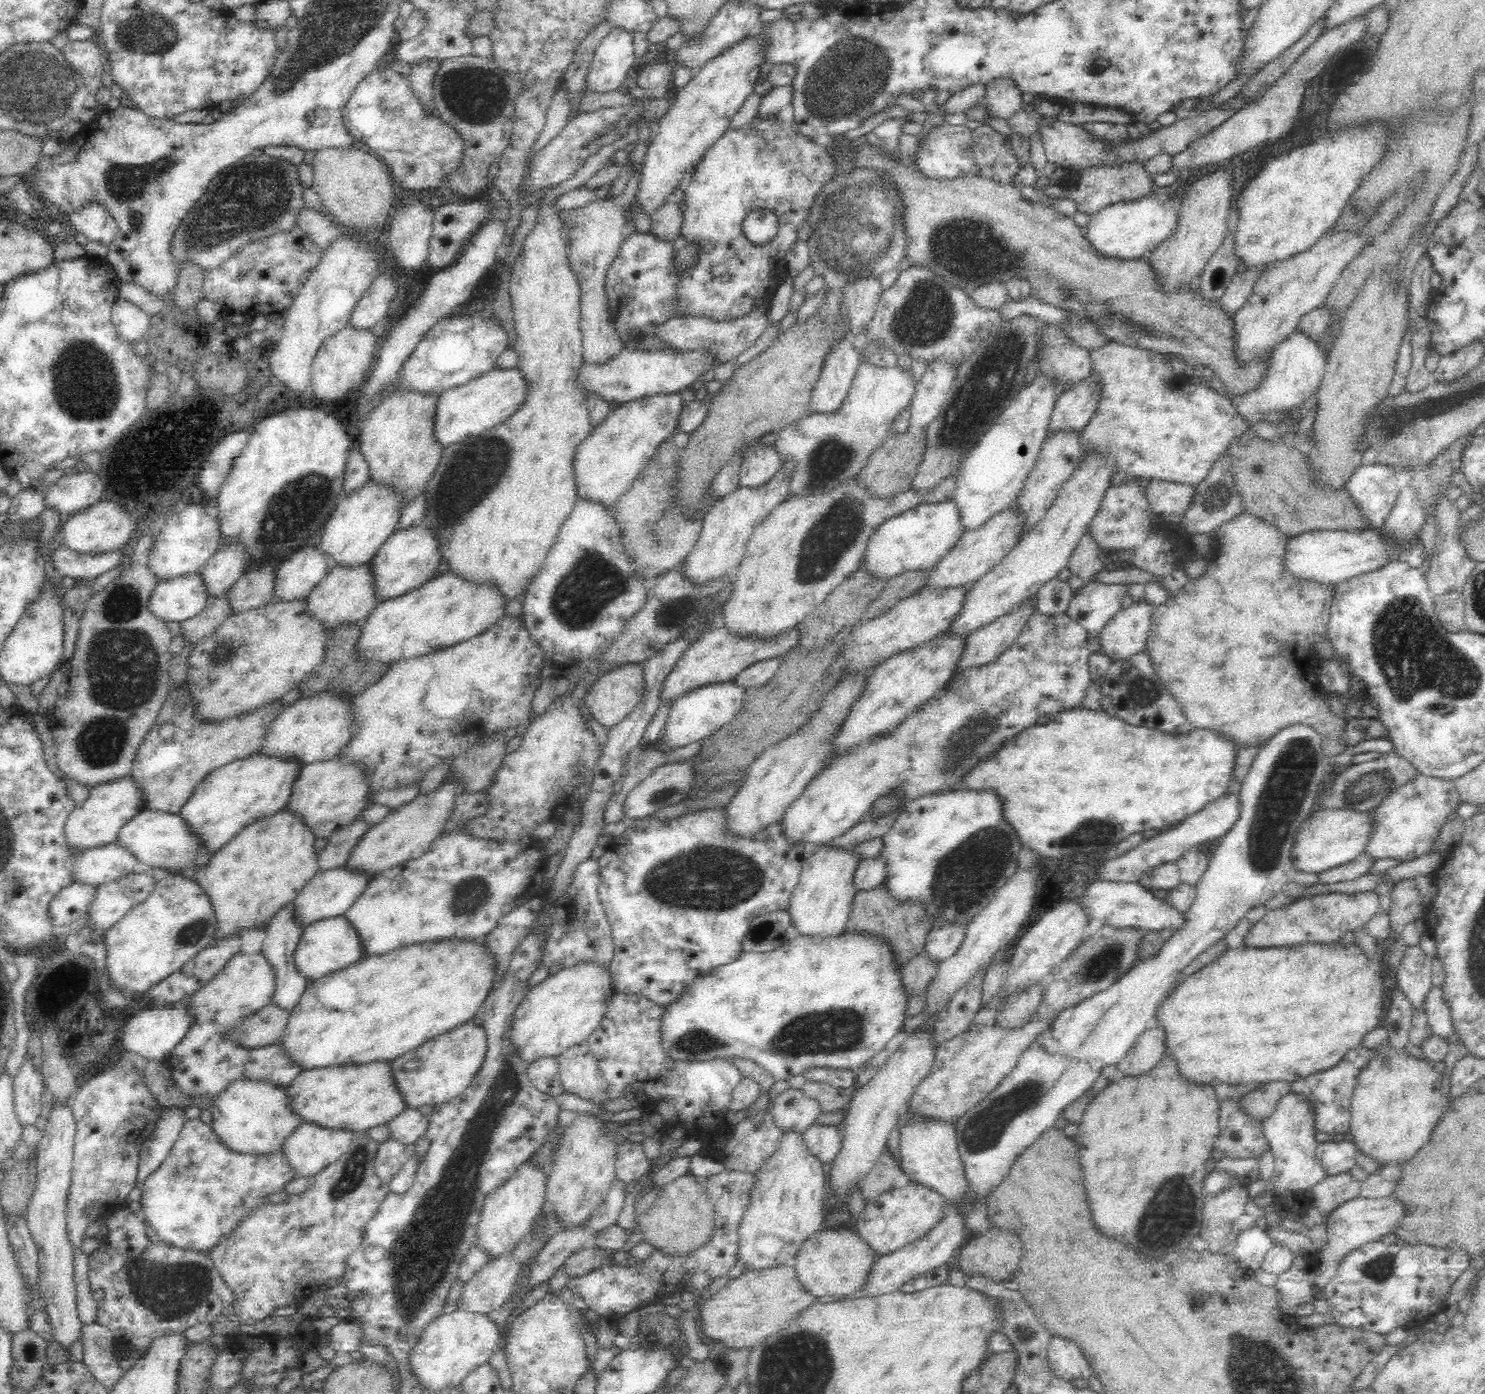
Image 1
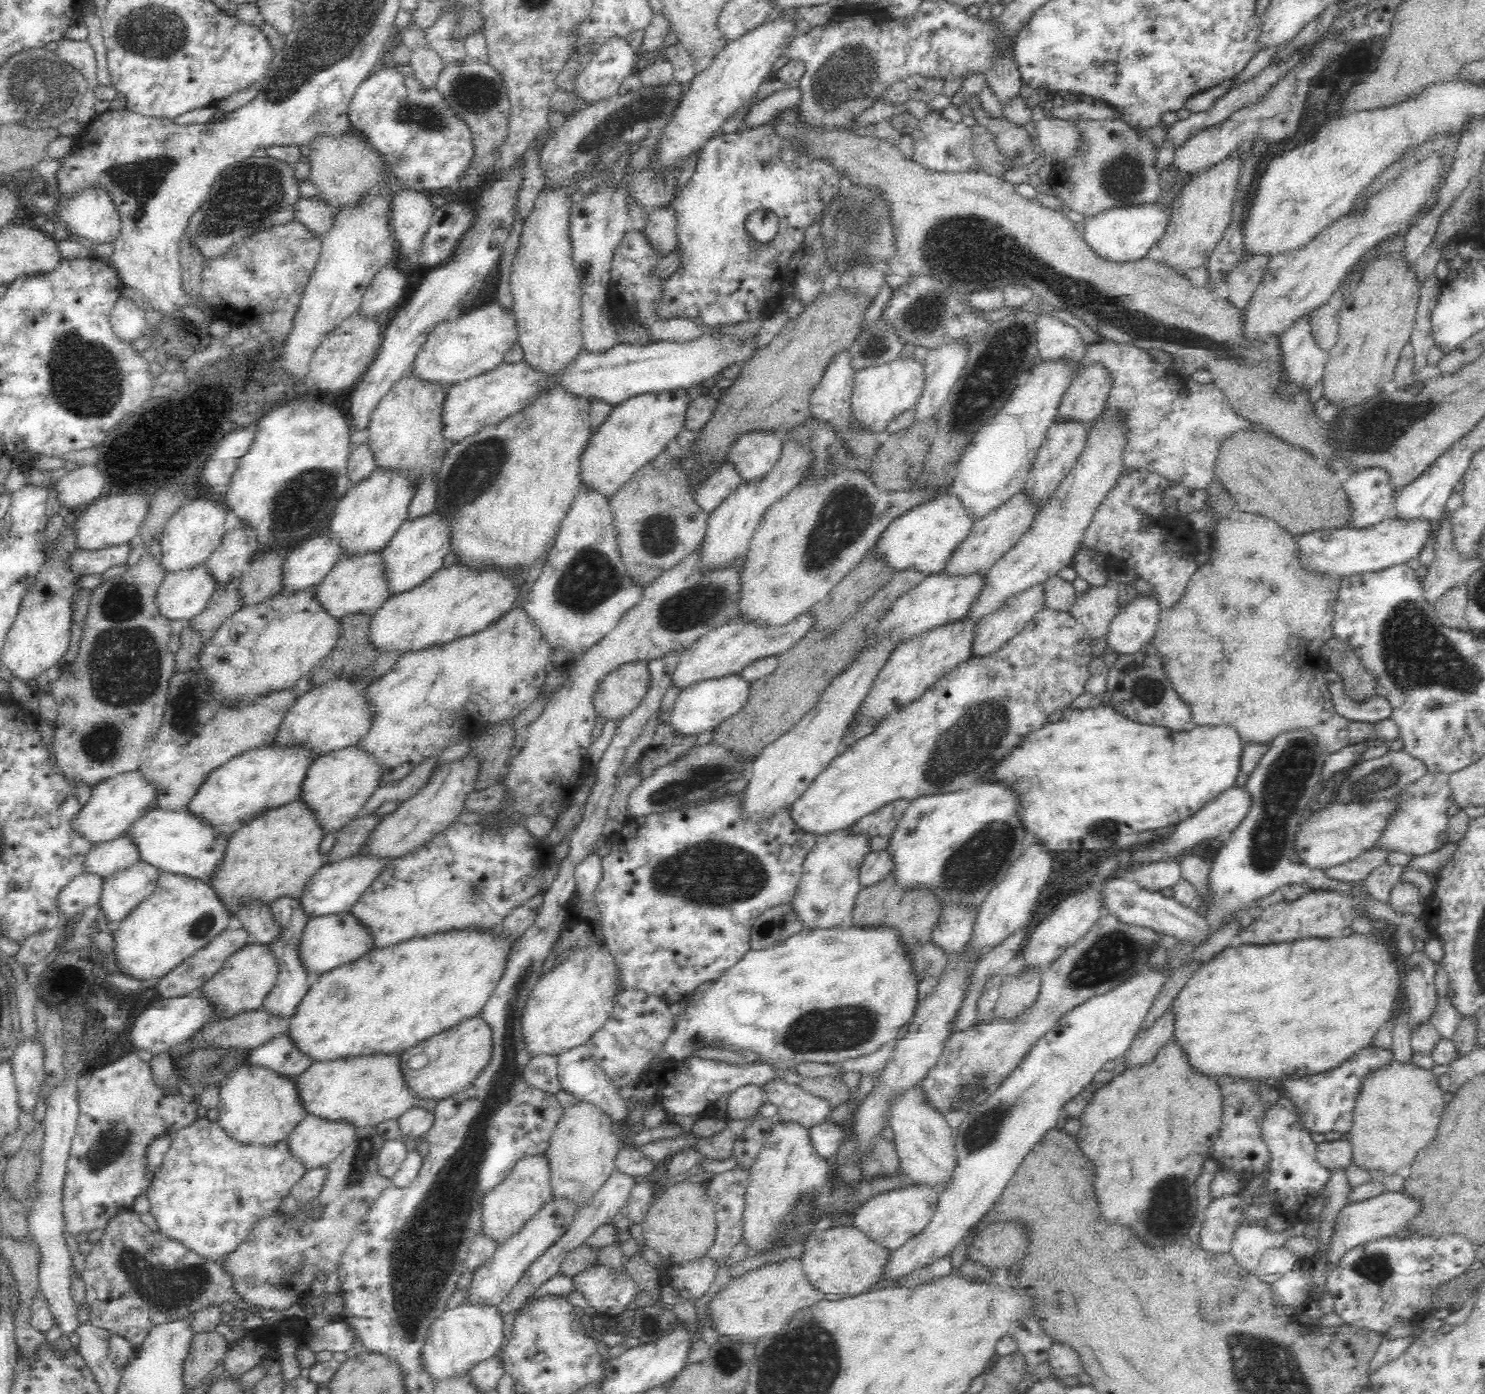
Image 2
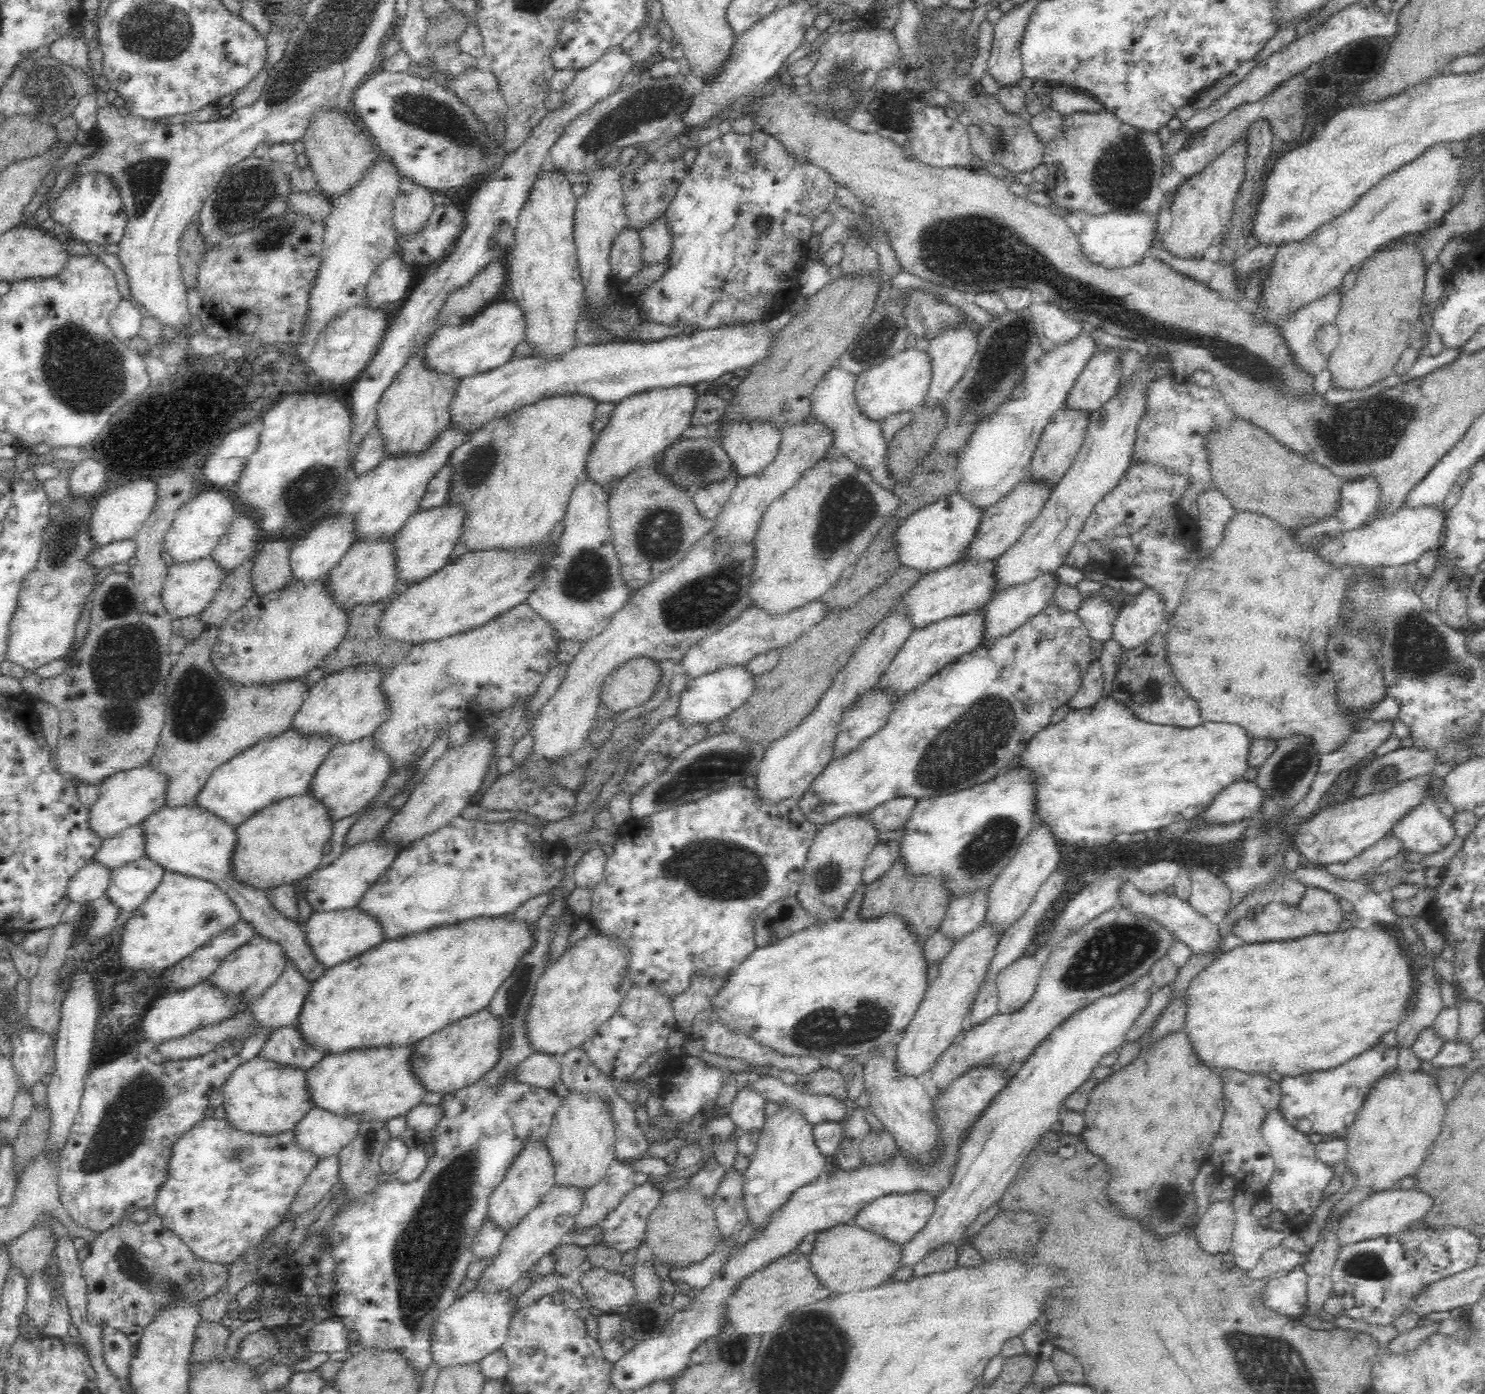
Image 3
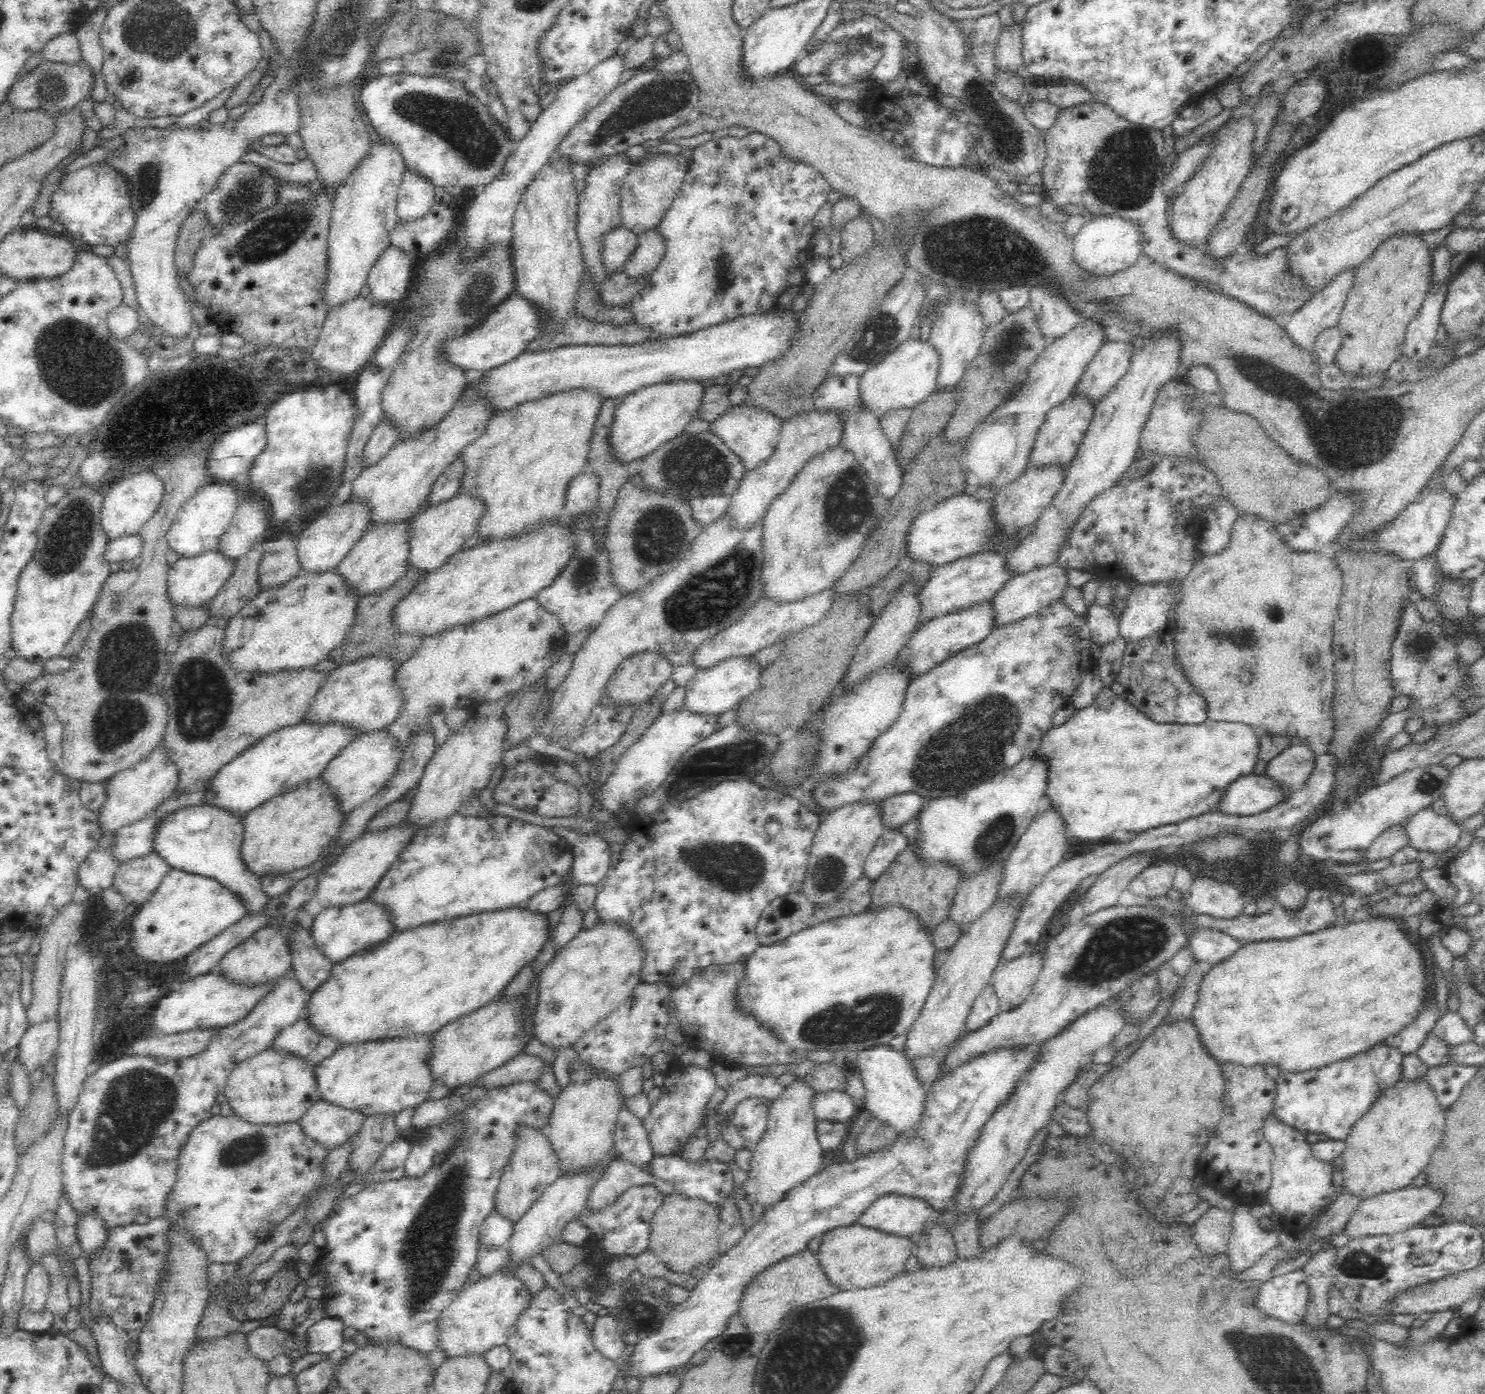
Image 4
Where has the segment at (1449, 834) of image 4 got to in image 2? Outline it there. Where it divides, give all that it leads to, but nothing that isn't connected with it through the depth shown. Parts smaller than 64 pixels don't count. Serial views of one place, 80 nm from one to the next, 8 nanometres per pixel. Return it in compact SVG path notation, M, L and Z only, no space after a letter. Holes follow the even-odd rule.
M1430 771L1398 793L1401 810L1389 823L1376 848L1389 848L1393 852L1412 856L1443 848L1448 843L1448 809L1454 806L1448 779L1449 774L1444 771Z

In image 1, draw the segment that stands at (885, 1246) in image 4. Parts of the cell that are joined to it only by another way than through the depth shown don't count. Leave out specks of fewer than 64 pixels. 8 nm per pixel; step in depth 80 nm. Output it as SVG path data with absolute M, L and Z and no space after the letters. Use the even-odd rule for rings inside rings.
M846 1228L820 1230L810 1235L794 1256L794 1267L798 1271L801 1284L816 1297L841 1297L858 1293L865 1288L878 1254L870 1244L862 1240L860 1233Z

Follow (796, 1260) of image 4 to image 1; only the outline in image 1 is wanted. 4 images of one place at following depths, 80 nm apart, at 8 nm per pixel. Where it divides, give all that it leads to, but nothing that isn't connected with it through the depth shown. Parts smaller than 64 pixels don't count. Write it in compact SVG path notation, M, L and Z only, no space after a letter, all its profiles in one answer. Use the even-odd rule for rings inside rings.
M781 1264L768 1268L750 1269L740 1276L728 1280L728 1284L711 1294L711 1298L699 1302L696 1311L701 1322L702 1337L705 1340L724 1341L731 1348L750 1348L766 1340L766 1336L787 1328L794 1316L798 1315L805 1308L815 1304L818 1297L813 1296L801 1284L798 1279L798 1271L794 1265Z

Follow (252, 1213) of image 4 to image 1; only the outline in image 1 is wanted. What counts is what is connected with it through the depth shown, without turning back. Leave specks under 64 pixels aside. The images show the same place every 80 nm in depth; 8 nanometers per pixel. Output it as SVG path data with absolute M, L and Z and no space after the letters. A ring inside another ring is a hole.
M198 1117L193 1120L186 1120L180 1129L176 1142L172 1145L168 1156L166 1156L164 1162L162 1162L160 1168L152 1172L144 1182L144 1189L142 1191L142 1205L144 1205L144 1208L142 1208L142 1212L144 1212L143 1220L148 1222L148 1224L156 1230L160 1240L178 1245L178 1247L185 1248L186 1250L196 1251L206 1255L208 1252L212 1252L217 1246L220 1246L224 1240L228 1240L230 1236L232 1236L232 1232L234 1232L254 1210L258 1210L258 1208L262 1208L262 1206L266 1206L266 1204L270 1204L268 1196L274 1196L274 1194L278 1194L278 1192L284 1192L286 1186L290 1184L290 1181L297 1177L296 1169L286 1160L286 1155L285 1152L282 1151L282 1148L275 1149L274 1152L269 1153L245 1153L236 1151L220 1139L220 1135L214 1131L212 1123L208 1124L208 1122L204 1122L204 1120Z

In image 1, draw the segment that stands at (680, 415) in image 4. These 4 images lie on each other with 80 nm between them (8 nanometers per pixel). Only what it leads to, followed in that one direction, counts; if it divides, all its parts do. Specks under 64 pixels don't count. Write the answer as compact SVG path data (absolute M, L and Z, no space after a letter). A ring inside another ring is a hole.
M681 392L630 400L610 411L577 448L574 469L578 496L597 500L608 508L654 459L661 444L678 432L678 416L684 408Z

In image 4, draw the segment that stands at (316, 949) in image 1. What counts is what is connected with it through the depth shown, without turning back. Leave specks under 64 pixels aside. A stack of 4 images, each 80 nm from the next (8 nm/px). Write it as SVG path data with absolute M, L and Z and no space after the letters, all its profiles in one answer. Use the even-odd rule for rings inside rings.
M362 899L358 902L324 907L315 916L310 933L317 948L330 957L330 960L338 963L360 950L387 940L394 931L394 915L390 913L388 905L374 899Z

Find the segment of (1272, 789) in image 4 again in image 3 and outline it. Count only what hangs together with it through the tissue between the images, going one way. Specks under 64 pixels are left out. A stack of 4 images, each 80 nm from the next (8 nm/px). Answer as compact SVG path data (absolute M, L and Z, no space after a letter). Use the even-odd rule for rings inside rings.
M1256 779L1239 780L1223 788L1213 804L1198 817L1207 822L1234 822L1242 818L1253 818L1263 810L1266 791Z

